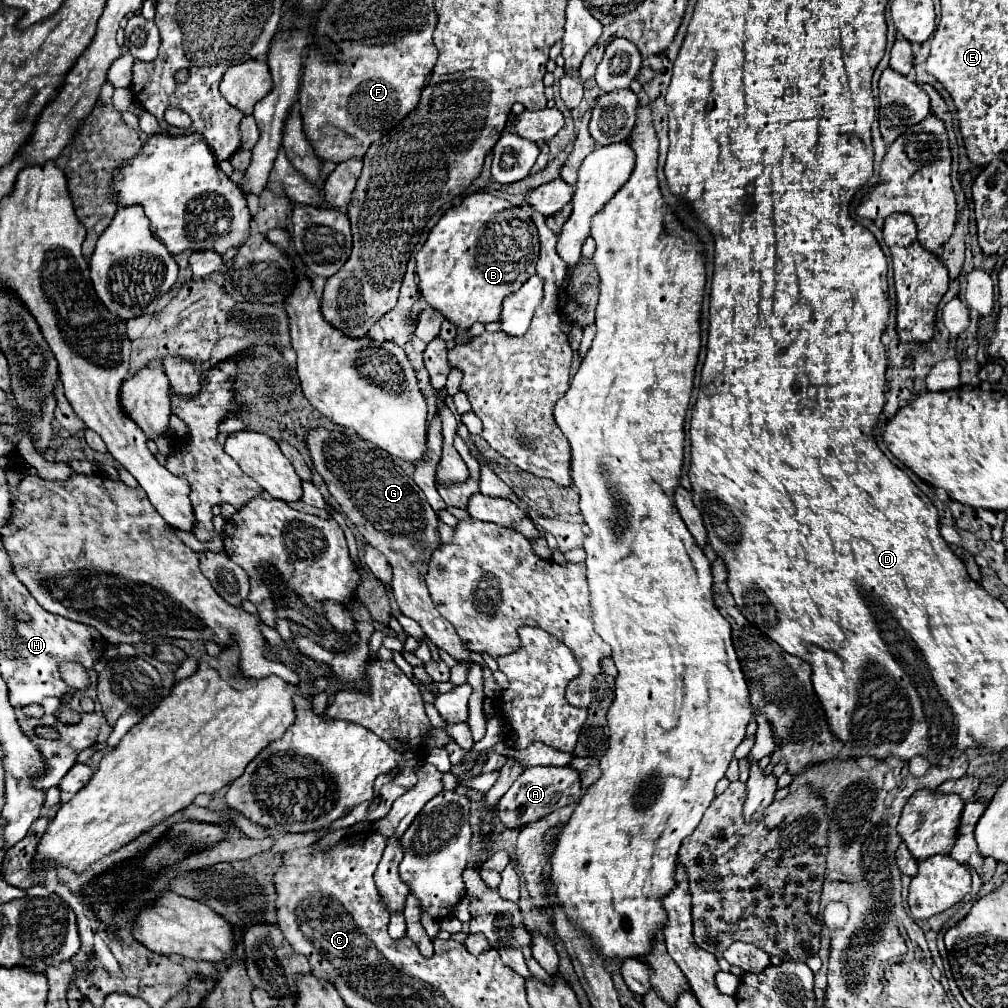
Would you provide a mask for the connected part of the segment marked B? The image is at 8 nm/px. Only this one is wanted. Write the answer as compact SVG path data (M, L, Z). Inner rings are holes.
M486 192L470 194L460 206L450 208L428 234L422 250L416 256L416 272L420 278L420 292L428 304L450 320L460 332L468 330L474 322L496 322L500 318L500 306L504 298L516 290L534 274L538 262L538 234L524 206L512 206L504 198L496 198Z

